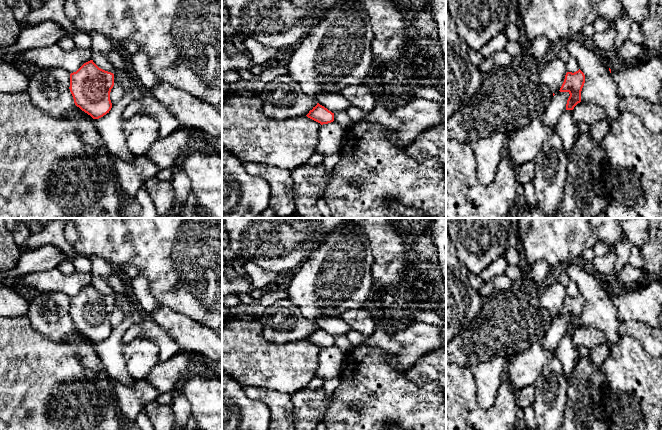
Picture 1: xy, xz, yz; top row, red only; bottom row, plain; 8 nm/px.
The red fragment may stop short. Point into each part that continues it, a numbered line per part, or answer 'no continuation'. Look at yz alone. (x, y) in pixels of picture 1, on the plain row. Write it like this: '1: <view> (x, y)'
1: yz (509, 321)

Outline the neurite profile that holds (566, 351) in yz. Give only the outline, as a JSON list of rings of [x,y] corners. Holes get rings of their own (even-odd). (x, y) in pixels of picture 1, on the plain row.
[[[565,334],[555,350],[555,354],[562,364],[564,375],[567,379],[570,377],[578,358],[572,337],[573,334]]]

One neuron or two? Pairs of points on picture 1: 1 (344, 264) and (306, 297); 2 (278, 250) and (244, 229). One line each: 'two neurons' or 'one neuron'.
1: one neuron
2: one neuron

